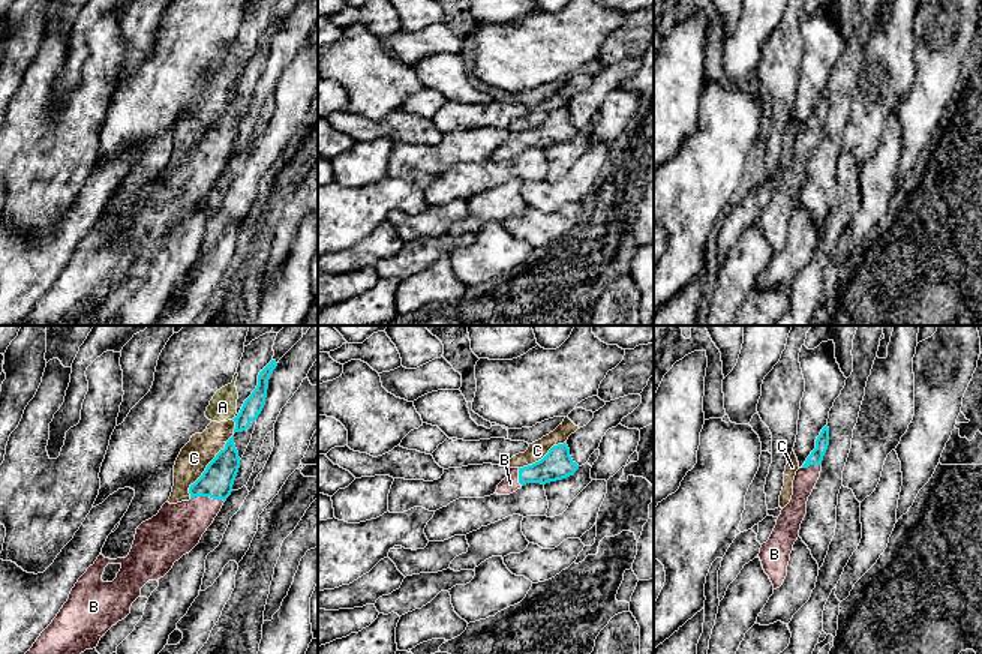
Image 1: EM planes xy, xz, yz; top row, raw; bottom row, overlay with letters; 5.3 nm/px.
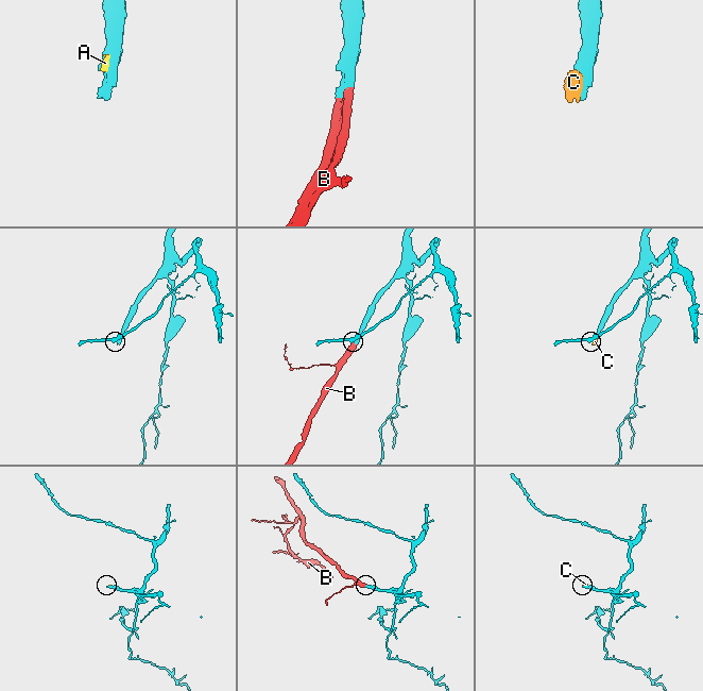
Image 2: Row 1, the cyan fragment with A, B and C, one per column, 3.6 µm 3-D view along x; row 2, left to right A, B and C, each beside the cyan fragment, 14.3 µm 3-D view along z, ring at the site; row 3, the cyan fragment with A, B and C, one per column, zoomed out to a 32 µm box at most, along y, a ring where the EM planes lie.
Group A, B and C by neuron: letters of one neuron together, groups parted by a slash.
A C / B

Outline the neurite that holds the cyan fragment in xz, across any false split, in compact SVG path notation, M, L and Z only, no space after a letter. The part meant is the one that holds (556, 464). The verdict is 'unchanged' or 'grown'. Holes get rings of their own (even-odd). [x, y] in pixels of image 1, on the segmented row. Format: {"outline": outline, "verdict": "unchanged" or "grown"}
{"outline": "M553 446L549 453L538 462L523 466L510 468L510 474L498 484L498 495L510 495L526 483L550 483L567 478L579 470L571 459L568 446Z", "verdict": "grown"}

